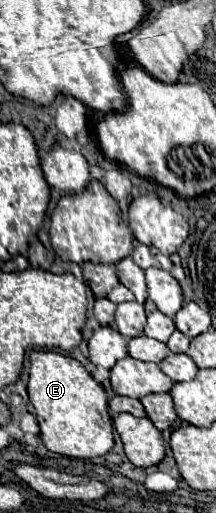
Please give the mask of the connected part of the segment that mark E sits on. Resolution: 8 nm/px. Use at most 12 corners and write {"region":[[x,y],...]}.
{"region":[[30,354],[28,396],[50,452],[114,448],[106,392],[78,360]]}

